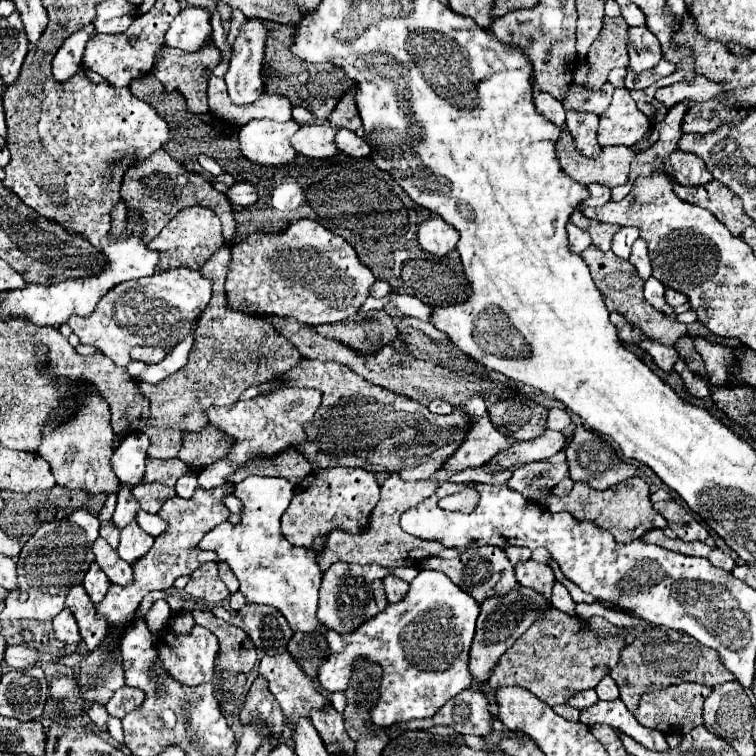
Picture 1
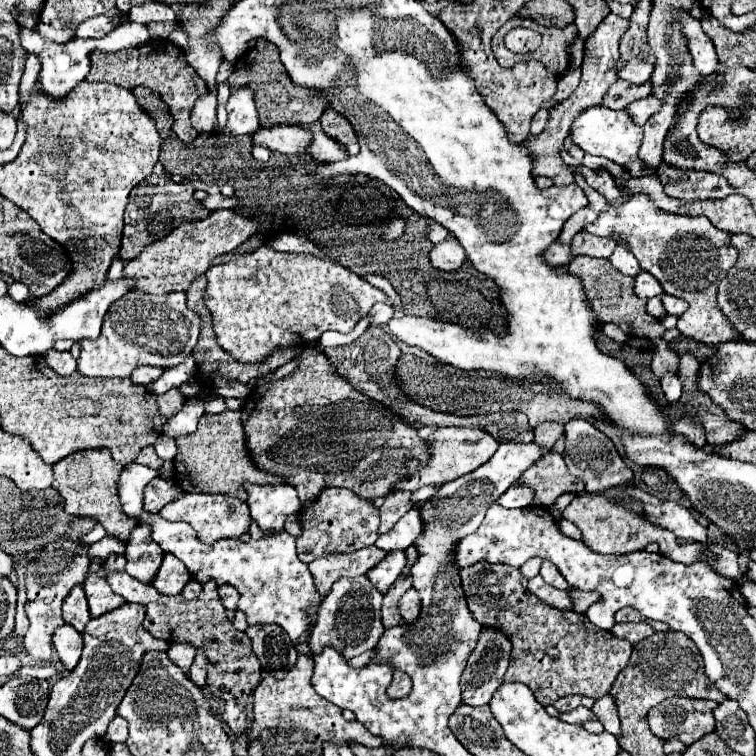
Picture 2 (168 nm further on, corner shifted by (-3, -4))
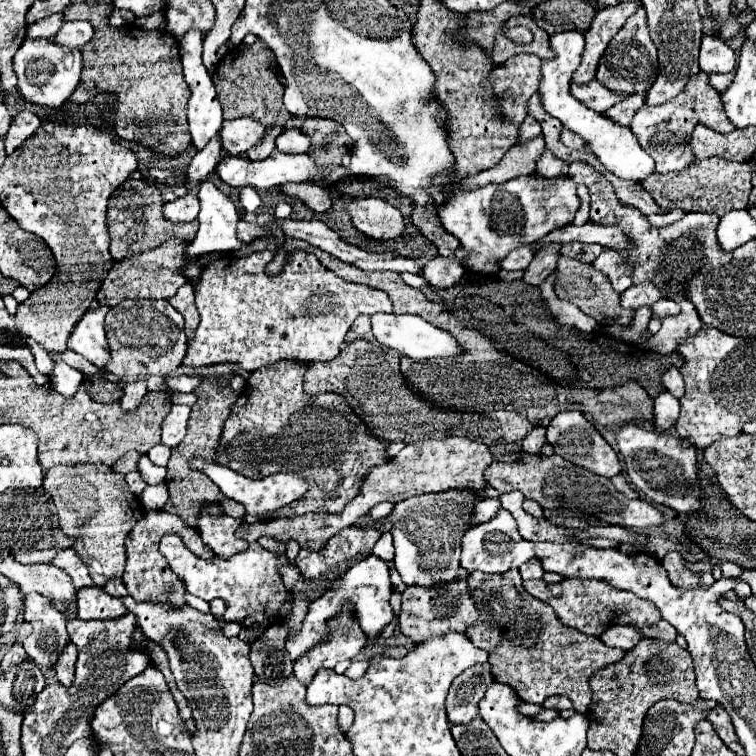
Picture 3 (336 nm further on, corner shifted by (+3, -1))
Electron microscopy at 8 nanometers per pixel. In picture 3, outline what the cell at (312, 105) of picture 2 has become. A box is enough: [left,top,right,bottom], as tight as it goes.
[213,39,291,127]

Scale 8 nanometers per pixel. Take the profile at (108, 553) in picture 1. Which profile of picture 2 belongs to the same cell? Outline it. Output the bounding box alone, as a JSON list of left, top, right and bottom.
[105,570,261,734]

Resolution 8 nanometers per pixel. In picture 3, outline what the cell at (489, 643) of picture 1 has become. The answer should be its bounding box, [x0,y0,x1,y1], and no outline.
[445,663,493,725]

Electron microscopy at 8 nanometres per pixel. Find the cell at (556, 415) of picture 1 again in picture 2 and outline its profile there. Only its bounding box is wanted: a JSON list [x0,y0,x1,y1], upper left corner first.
[535,422,563,446]

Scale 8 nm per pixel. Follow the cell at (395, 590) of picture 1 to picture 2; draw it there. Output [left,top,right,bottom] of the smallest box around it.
[399,588,421,622]

